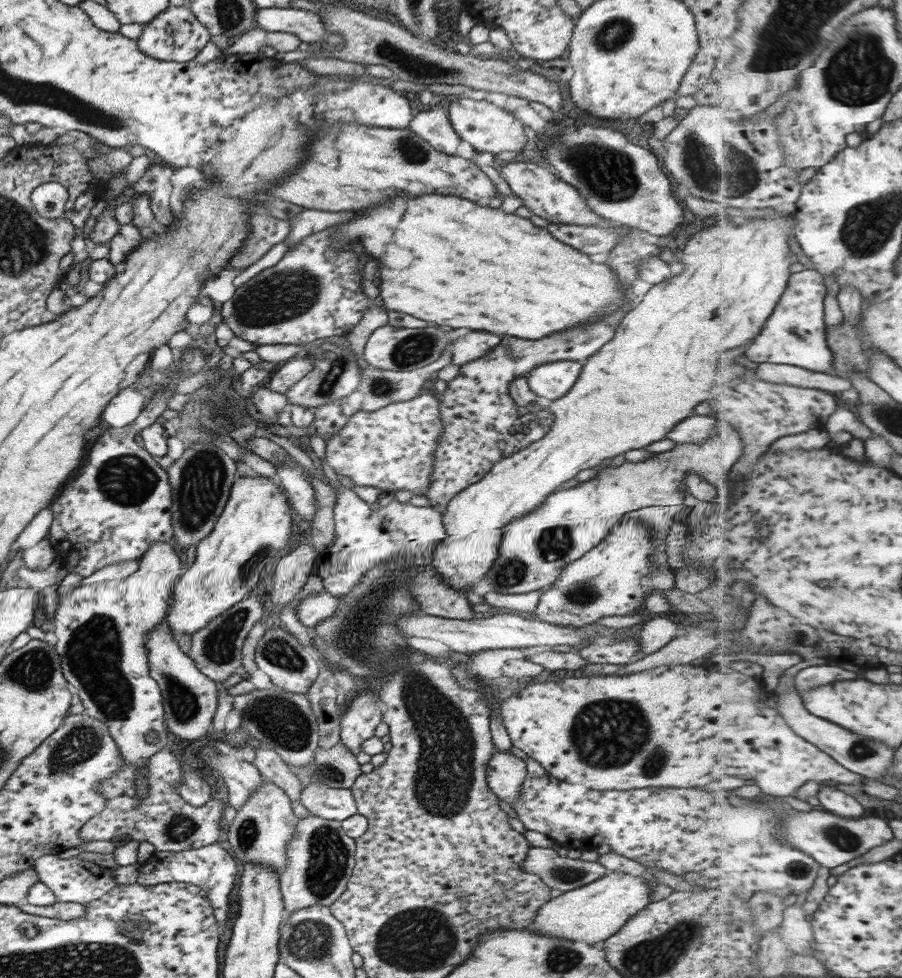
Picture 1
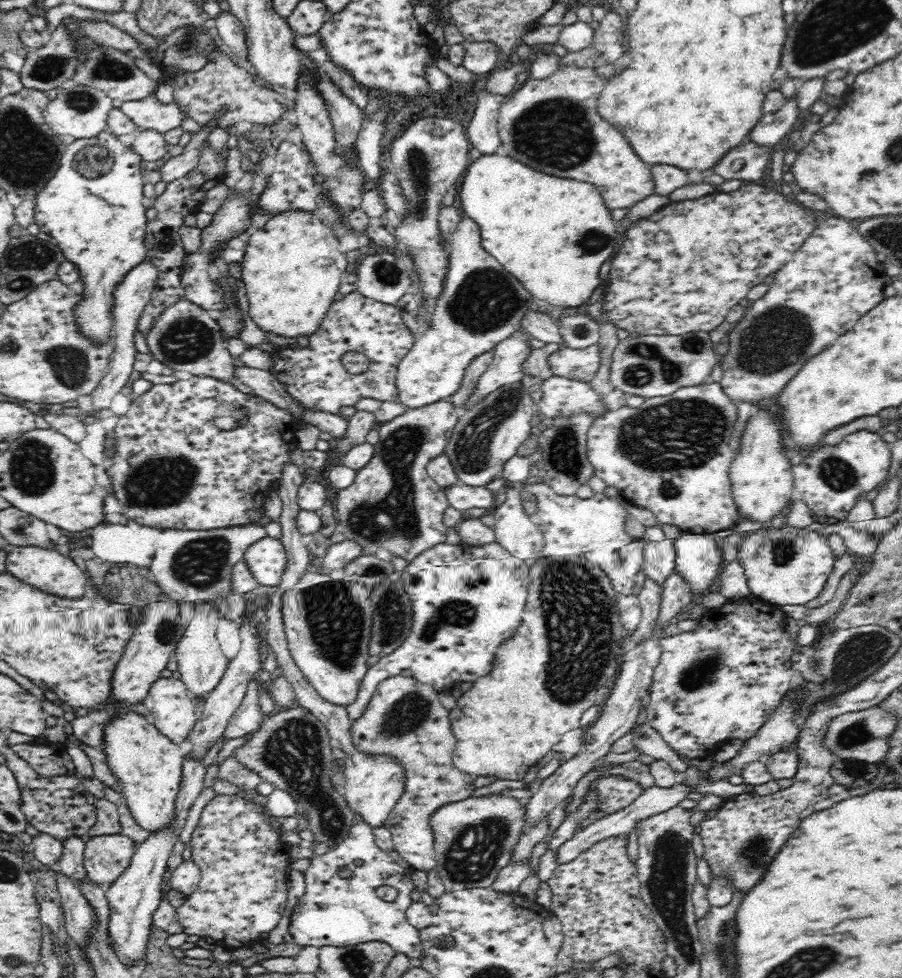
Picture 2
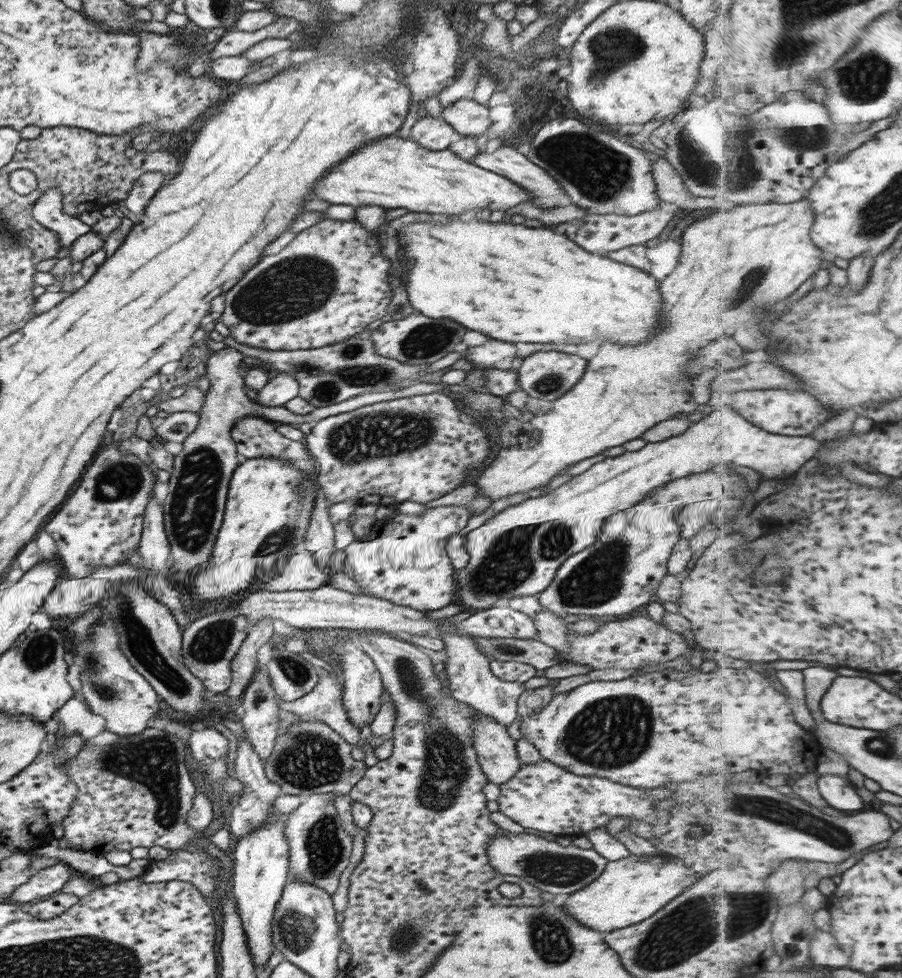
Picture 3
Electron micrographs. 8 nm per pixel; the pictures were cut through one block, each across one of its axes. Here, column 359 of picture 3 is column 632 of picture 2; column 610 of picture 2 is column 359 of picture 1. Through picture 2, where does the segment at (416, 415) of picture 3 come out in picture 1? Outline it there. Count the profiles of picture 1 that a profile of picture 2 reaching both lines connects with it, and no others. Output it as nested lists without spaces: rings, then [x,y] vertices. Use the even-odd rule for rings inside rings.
[[[421,394],[409,402],[395,402],[373,412],[353,413],[347,424],[325,441],[323,462],[335,474],[347,476],[355,486],[373,486],[379,488],[381,493],[409,490],[411,494],[421,496],[430,483],[434,450],[441,435],[442,424],[437,413],[437,400],[431,394]]]

